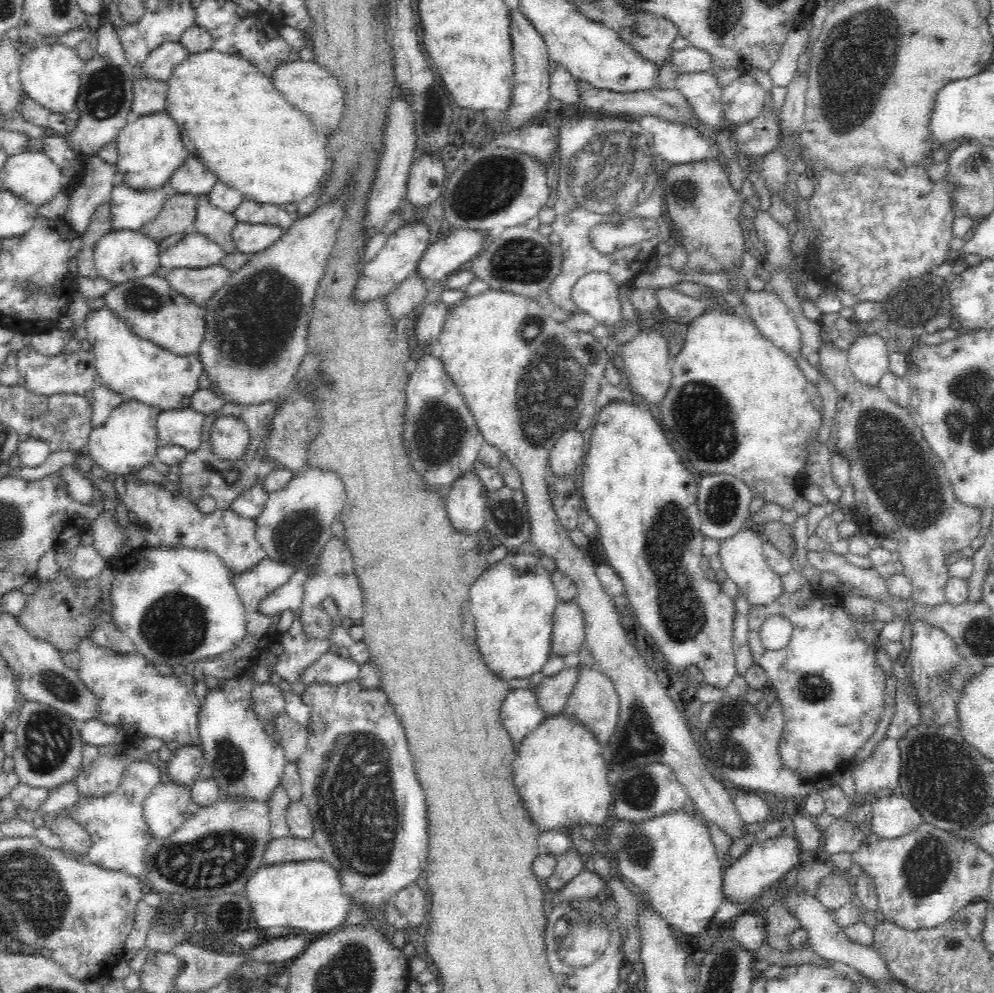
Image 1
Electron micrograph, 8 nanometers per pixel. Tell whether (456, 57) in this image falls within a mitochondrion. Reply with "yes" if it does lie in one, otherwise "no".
no

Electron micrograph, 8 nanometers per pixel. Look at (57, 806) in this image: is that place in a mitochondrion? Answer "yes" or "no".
no

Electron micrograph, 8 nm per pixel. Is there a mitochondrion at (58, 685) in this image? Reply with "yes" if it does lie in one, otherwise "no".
yes

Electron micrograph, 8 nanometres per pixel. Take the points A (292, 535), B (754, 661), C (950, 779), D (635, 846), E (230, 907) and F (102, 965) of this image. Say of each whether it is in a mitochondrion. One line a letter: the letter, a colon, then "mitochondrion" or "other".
A: mitochondrion
B: other
C: mitochondrion
D: mitochondrion
E: mitochondrion
F: other

